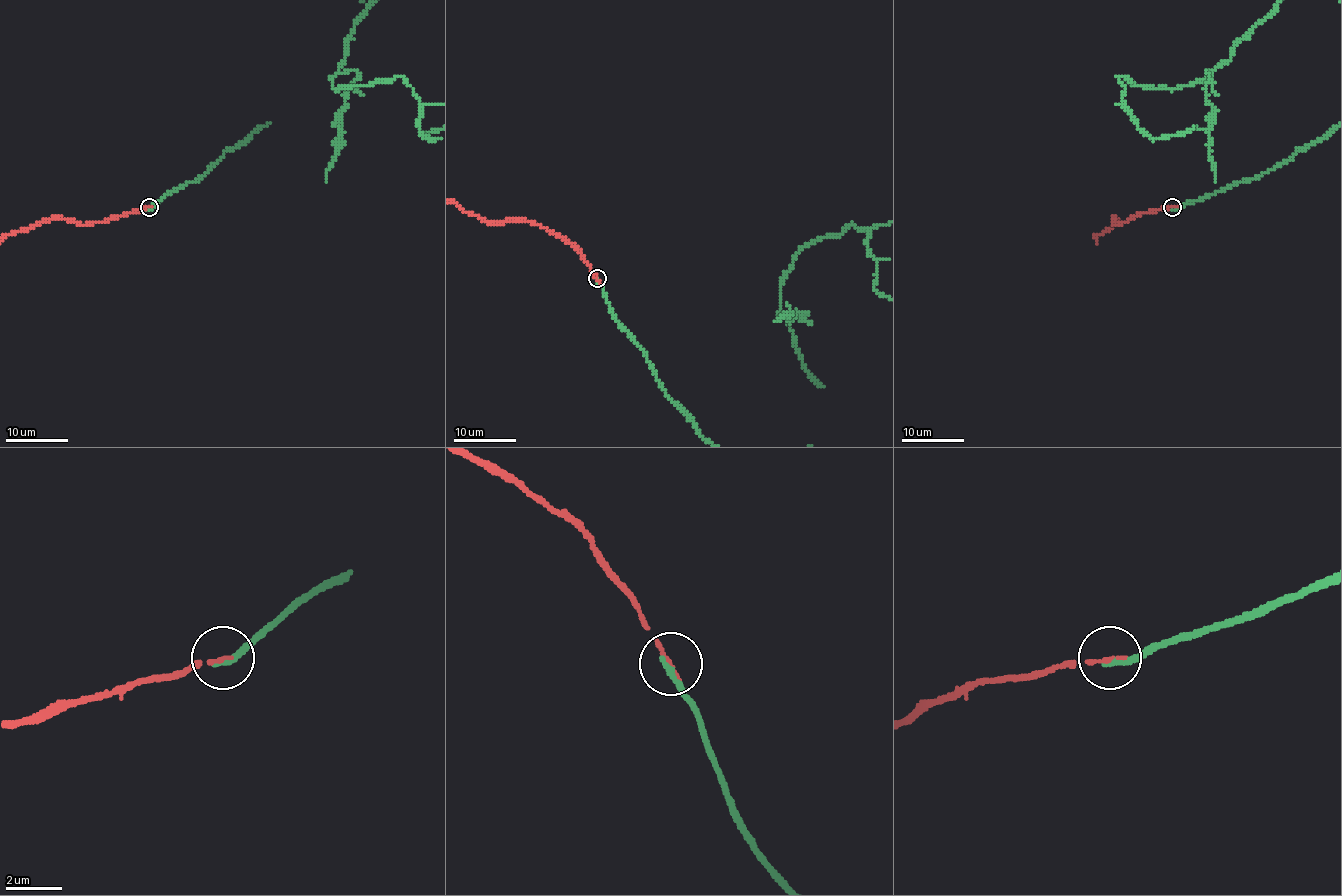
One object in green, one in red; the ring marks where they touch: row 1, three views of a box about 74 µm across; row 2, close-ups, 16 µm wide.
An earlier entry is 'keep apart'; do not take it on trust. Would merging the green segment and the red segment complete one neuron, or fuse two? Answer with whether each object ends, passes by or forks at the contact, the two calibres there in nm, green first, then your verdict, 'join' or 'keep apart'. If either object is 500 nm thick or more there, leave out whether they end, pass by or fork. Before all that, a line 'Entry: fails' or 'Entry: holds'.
Entry: fails
green ends; red ends; calibres 240 and 150 nm; join

